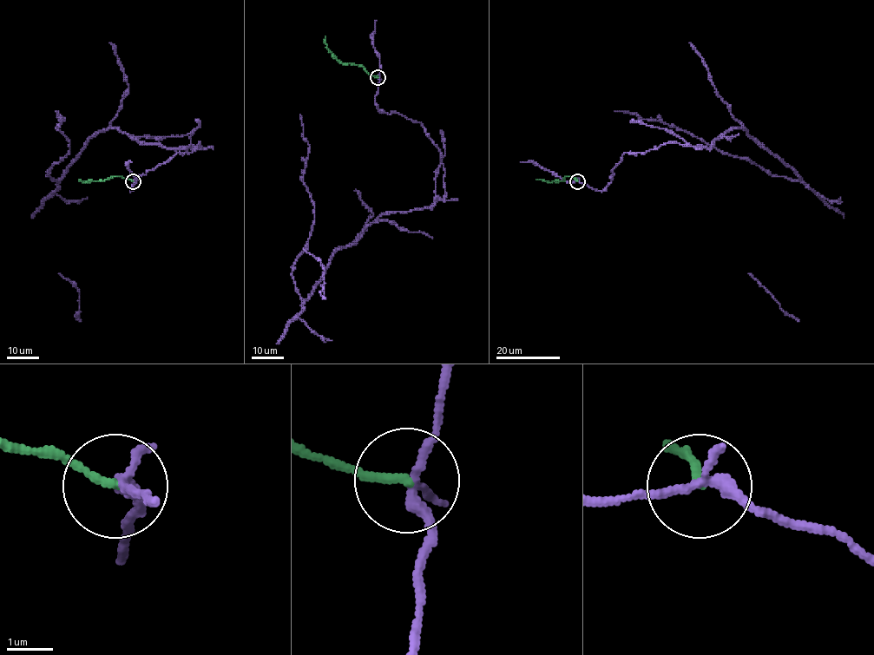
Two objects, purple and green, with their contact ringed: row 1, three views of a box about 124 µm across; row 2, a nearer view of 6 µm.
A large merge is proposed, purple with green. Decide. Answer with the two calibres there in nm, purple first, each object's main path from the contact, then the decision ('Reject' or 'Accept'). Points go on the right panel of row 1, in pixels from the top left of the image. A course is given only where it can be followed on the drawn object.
Thickness 240 nm (purple) against 170 nm. Course of purple: (577, 180), (601, 191), (624, 153), (708, 148), (735, 128), (800, 179), (614, 111). Course of green: (577, 181), (566, 176), (563, 181), (536, 180). Reject

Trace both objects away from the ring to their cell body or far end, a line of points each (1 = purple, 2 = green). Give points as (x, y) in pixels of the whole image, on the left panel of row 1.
1: (133, 180), (129, 191), (200, 142), (167, 148), (108, 128), (55, 180), (47, 173), (69, 150), (55, 111)
2: (133, 181), (116, 176), (96, 181), (81, 180)

